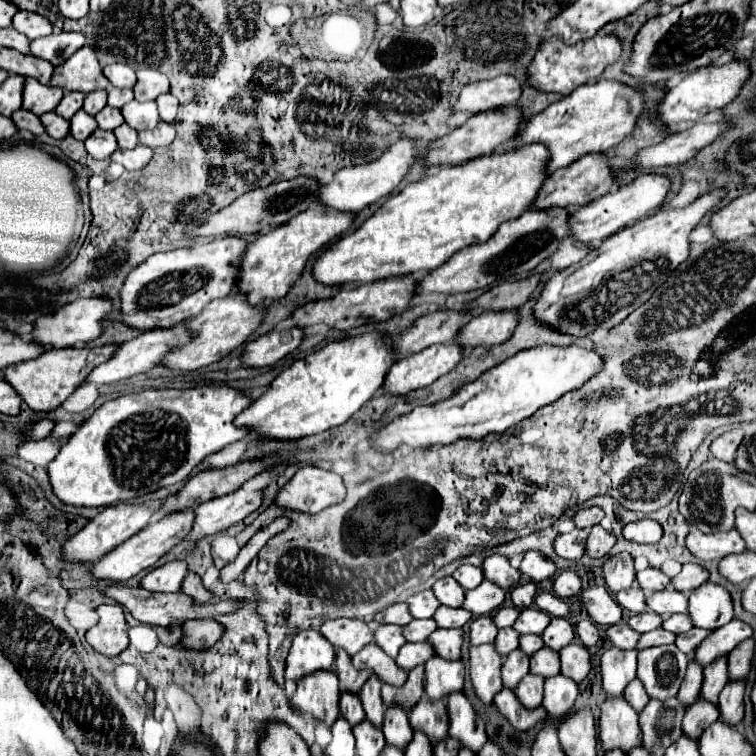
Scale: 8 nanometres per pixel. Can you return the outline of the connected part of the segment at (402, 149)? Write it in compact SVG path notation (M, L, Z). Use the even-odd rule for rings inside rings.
M400 139L398 143L394 143L380 159L372 161L372 163L362 163L362 165L354 165L354 167L344 167L340 169L334 179L326 185L322 185L316 193L316 201L324 207L336 209L336 211L346 211L346 213L356 213L364 207L368 207L370 203L376 203L382 197L388 197L392 189L396 189L396 185L402 181L402 177L408 173L410 165L418 159L414 145L410 139Z

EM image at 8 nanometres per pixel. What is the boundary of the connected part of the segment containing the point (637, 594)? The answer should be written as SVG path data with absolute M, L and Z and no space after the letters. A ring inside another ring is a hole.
M630 587L630 589L624 589L624 591L618 591L614 595L614 599L618 601L618 605L622 609L628 609L630 613L642 613L644 611L644 593L642 589L638 587Z

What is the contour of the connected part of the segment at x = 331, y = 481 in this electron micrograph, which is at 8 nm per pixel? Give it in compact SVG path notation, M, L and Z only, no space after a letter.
M302 467L280 487L274 505L300 513L318 513L346 497L342 477L318 467Z

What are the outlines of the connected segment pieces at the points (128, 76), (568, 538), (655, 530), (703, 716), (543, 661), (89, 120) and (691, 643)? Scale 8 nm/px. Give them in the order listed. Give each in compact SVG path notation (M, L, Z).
M112 63L104 67L104 75L114 87L134 87L136 83L136 73L132 67L124 63Z
M574 529L570 533L564 533L564 535L558 535L556 541L554 541L554 551L558 557L564 557L564 559L580 559L586 551L584 551L584 543L586 543L586 537L588 537L590 529Z
M640 519L636 523L628 523L624 529L622 529L622 535L624 539L632 541L632 543L658 543L660 537L662 537L662 527L660 523L652 521L652 519Z
M696 701L686 709L686 715L682 719L682 733L696 741L704 733L704 729L708 729L714 721L718 721L716 705L706 705L706 701Z
M542 647L538 653L530 657L530 673L542 677L554 677L558 673L558 653Z
M78 111L78 113L70 119L70 135L72 135L74 139L78 139L78 141L86 141L86 139L94 133L96 127L98 127L98 125L96 125L94 117L90 117L88 113L82 113L82 111Z
M692 627L690 631L676 635L676 641L674 641L674 643L676 643L676 647L678 647L680 651L684 651L686 655L694 655L694 649L706 639L706 635L710 635L710 631Z

